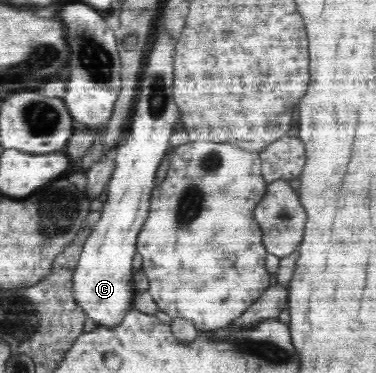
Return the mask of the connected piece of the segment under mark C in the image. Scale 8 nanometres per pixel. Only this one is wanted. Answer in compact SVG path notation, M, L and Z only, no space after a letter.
M156 27L158 33L157 40L152 43L146 63L142 68L142 77L140 77L140 91L138 91L135 104L133 105L133 114L129 123L127 136L123 138L122 143L114 149L115 168L110 179L110 185L107 185L107 200L103 203L100 219L96 222L94 229L83 244L83 249L79 257L79 263L73 274L73 291L76 304L94 321L96 326L116 328L118 323L122 323L125 313L132 309L133 299L136 295L136 289L133 285L134 270L132 266L132 257L137 252L137 239L139 231L143 229L144 222L147 221L150 214L150 195L156 179L156 171L166 157L168 149L172 147L170 137L179 127L180 110L176 105L173 93L174 66L173 59L177 40L172 40L161 27Z

